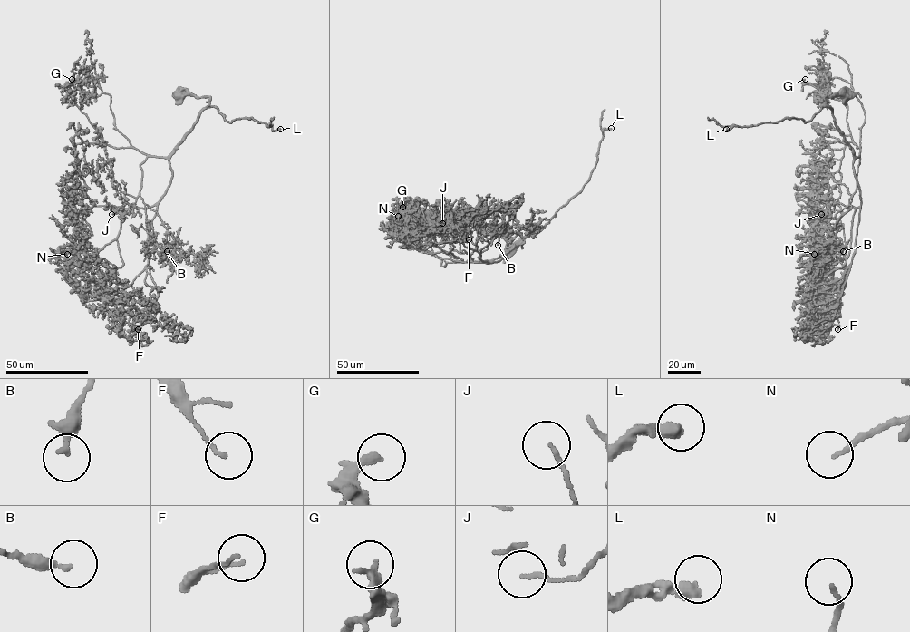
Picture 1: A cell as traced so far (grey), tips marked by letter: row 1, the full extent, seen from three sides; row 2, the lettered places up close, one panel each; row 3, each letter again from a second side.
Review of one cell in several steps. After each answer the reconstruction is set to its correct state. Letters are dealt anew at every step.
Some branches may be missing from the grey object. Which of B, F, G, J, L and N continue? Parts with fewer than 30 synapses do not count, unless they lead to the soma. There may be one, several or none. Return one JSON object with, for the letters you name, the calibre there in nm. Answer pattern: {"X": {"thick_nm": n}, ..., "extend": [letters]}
{"G": {"thick_nm": 170}, "L": {"thick_nm": 360}, "N": {"thick_nm": 110}, "extend": ["G", "L", "N"]}

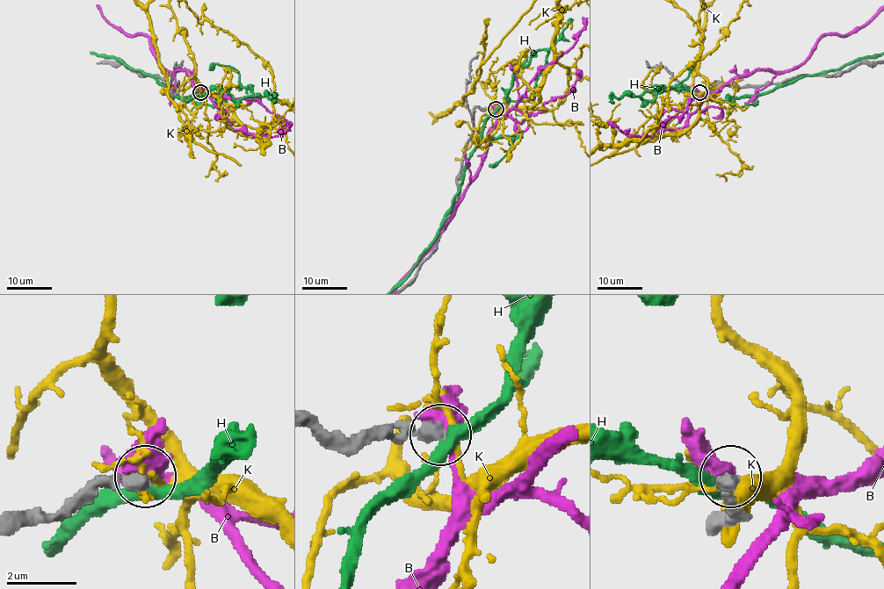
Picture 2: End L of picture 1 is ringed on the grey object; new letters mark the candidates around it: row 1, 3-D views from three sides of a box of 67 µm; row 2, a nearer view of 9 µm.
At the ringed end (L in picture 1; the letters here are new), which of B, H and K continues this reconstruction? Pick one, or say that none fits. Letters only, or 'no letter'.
no letter

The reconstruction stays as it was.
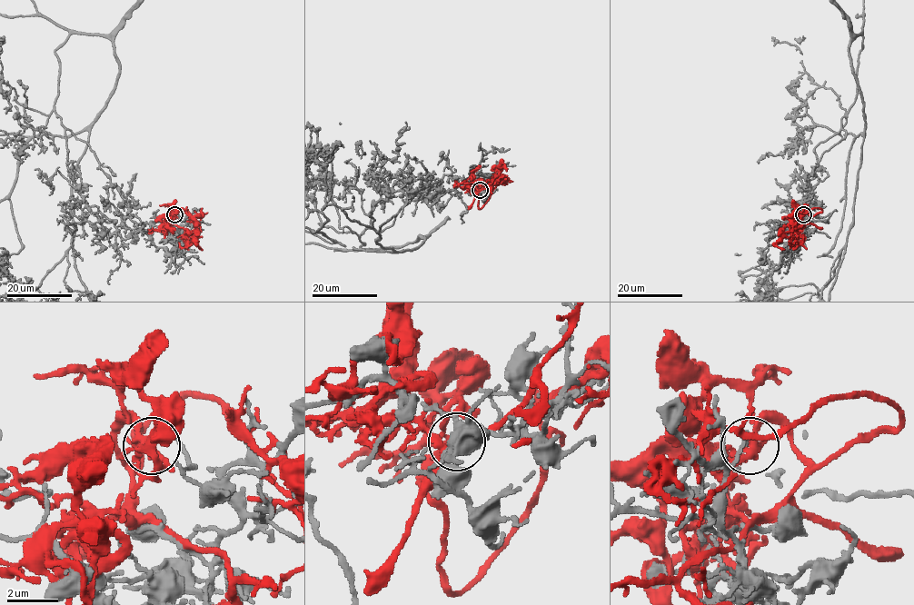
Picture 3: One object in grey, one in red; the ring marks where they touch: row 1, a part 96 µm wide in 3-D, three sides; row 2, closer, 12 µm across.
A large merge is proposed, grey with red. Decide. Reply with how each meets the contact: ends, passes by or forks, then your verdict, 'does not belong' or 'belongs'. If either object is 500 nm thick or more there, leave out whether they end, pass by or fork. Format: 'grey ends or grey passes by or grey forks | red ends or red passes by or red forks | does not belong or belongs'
grey ends | red passes by | does not belong

